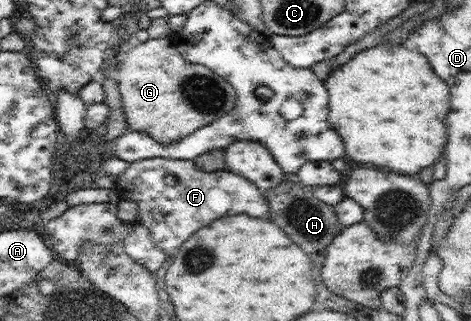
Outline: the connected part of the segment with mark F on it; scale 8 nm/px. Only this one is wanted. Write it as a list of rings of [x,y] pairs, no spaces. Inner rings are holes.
[[[152,157],[132,161],[117,177],[114,190],[120,199],[138,203],[136,221],[143,222],[143,226],[149,228],[153,242],[163,249],[169,259],[196,231],[223,215],[247,213],[251,217],[263,217],[269,213],[267,199],[247,178],[228,169],[203,171],[194,160]],[[169,174],[177,181],[173,186],[165,184],[165,177]]]

